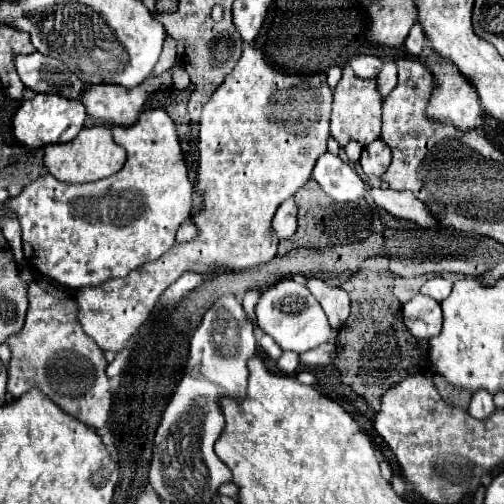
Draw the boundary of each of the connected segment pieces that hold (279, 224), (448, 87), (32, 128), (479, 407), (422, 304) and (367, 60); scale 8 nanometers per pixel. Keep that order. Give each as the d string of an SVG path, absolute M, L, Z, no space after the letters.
M293 198L285 200L273 218L273 230L277 234L277 238L291 238L297 230L297 204Z
M423 46L419 58L423 60L423 64L429 68L429 72L433 74L433 82L435 88L431 92L429 104L427 104L427 118L435 120L435 122L447 122L453 124L457 130L461 132L469 132L469 130L481 130L483 128L483 106L479 102L477 90L471 86L471 82L459 72L459 68L449 62L447 58L439 56L433 48Z
M37 94L33 100L25 100L15 116L13 116L13 134L15 140L25 148L27 154L33 154L35 150L47 146L47 144L59 144L59 142L69 142L73 140L79 130L85 124L85 106L79 102L63 100L59 96L47 96L47 94Z
M477 390L475 396L471 398L471 404L469 404L469 414L483 420L487 418L491 412L495 410L495 404L493 404L493 396L487 392L487 390Z
M417 294L403 304L403 318L407 330L419 340L429 340L443 328L443 312L439 302L423 294Z
M355 56L349 60L349 66L361 78L375 78L383 66L383 60L377 56Z

